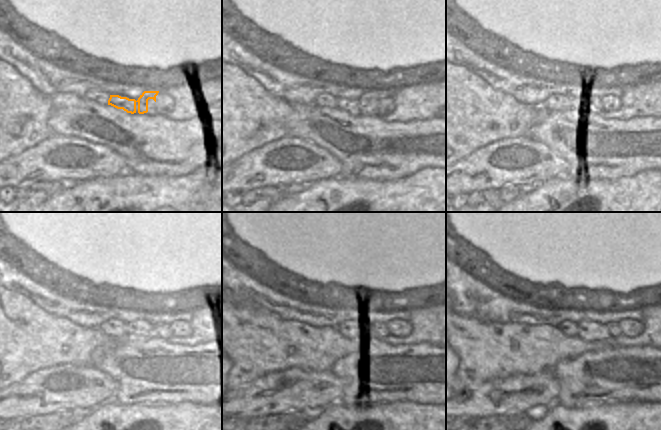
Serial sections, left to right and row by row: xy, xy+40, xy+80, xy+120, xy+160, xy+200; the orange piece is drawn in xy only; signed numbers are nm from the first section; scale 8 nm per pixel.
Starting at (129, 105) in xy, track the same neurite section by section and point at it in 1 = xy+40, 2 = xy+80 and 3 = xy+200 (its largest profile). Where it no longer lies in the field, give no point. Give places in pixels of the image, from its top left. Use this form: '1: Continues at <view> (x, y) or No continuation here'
1: Continues at xy+40 (363, 106)
2: Continues at xy+80 (586, 106)
3: Continues at xy+200 (587, 330)

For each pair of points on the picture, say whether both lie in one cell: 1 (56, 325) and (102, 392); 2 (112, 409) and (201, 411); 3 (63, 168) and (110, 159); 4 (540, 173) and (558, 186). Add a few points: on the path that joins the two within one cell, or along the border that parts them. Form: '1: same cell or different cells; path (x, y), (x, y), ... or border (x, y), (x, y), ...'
1: different cells; border (61, 364), (93, 366)
2: same cell; path (134, 417), (179, 417)
3: same cell; path (75, 167), (87, 167), (92, 162), (98, 162)
4: different cells; border (565, 176), (555, 176), (543, 182)

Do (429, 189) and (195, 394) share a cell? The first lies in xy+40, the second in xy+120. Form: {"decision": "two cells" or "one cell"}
{"decision": "two cells"}

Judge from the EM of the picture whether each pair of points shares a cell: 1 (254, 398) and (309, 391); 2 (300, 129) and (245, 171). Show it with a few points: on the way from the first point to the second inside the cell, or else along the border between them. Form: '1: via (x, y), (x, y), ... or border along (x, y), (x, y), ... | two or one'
1: via (268, 395), (281, 391), (295, 391) | one
2: border along (288, 136), (296, 136), (312, 143) | two

